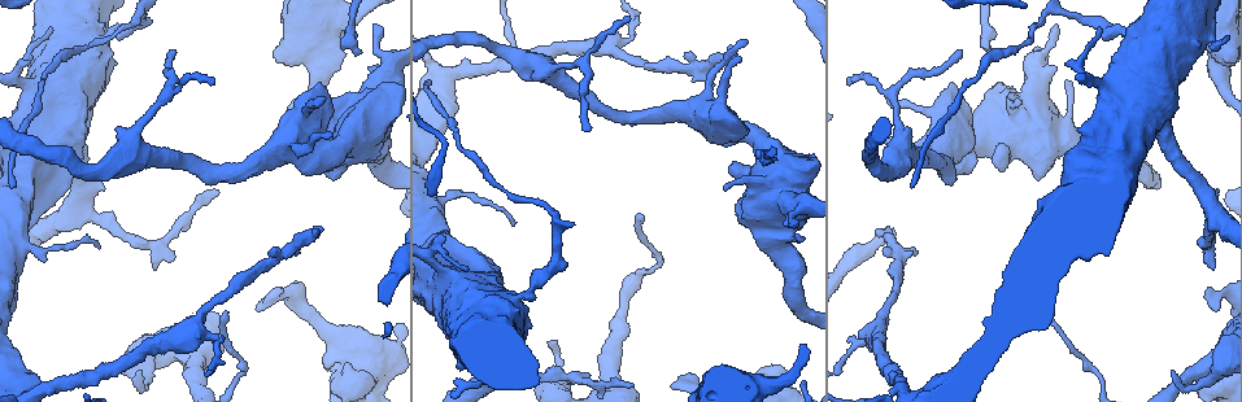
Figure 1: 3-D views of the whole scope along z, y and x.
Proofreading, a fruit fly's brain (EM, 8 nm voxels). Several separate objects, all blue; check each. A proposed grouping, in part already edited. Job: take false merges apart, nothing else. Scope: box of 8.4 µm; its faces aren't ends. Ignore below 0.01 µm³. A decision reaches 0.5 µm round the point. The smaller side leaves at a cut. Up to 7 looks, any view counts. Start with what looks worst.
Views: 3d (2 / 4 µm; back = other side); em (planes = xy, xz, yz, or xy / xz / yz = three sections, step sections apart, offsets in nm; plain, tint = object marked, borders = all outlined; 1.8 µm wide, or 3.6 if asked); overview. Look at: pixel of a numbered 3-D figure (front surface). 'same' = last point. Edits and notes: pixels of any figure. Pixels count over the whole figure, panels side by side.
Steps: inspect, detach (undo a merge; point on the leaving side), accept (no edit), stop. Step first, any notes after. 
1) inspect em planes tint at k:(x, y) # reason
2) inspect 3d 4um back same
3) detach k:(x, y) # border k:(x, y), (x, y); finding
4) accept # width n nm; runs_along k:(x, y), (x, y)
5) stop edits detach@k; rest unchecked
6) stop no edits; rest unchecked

inspect em 3.6um planes plain at 1:(511, 303) # thick turns thin

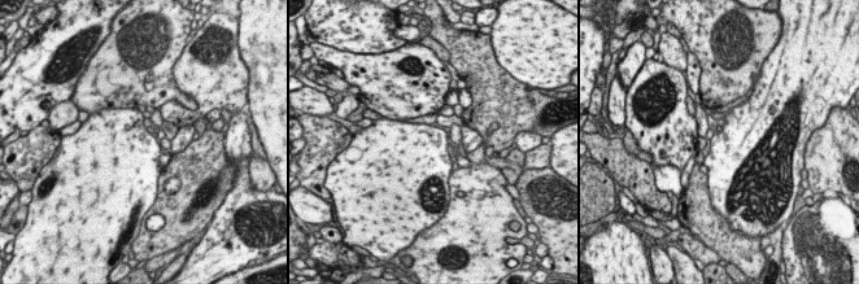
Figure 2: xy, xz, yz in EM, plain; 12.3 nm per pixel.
inspect em 3.6um planes tint same

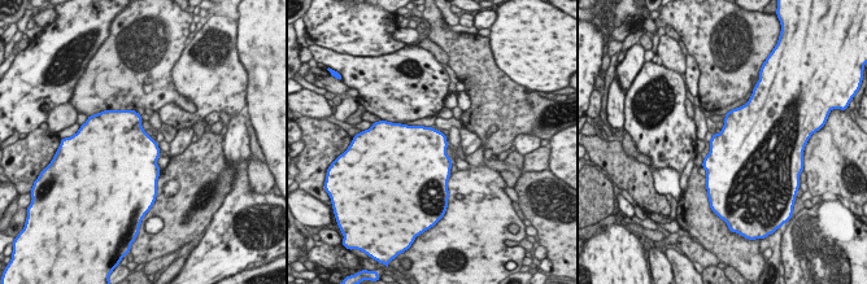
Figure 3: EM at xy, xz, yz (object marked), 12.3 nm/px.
accept # all the same neuron

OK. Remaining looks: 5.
inspect em planes plain at 1:(1042, 134) # sharp bend

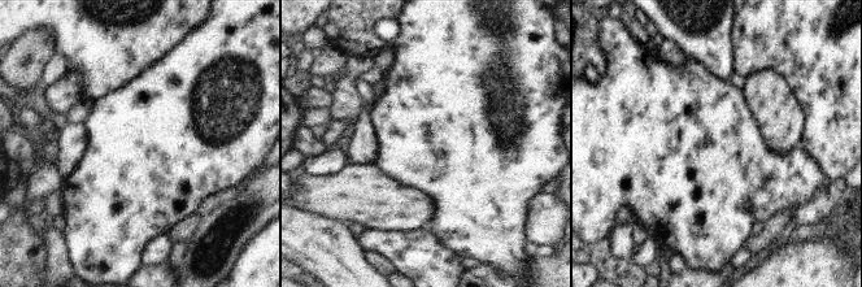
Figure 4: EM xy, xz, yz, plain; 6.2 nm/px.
inspect em planes tint same

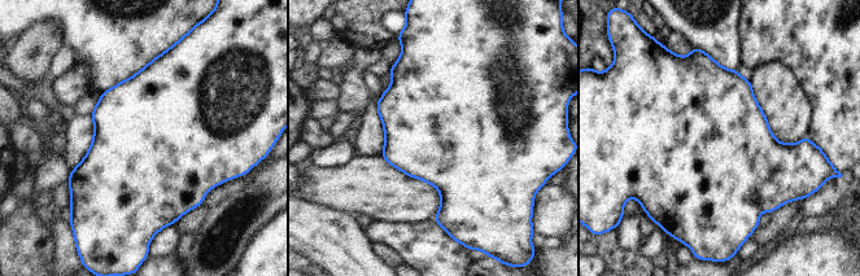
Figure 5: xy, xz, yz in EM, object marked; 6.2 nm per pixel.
accept # all the same neuron

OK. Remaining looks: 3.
inspect em yz step 4 tint at 1:(894, 93) # branch point

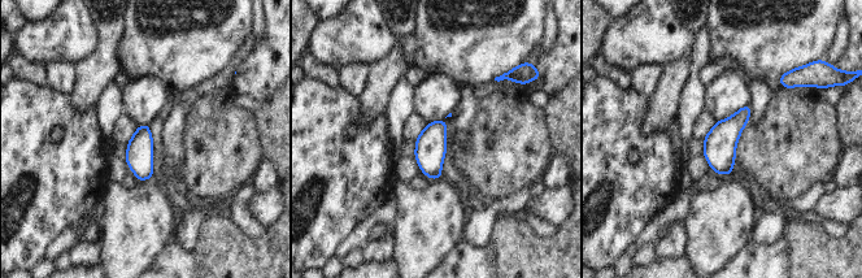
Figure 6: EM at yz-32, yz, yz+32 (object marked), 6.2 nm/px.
inspect em planes tint same

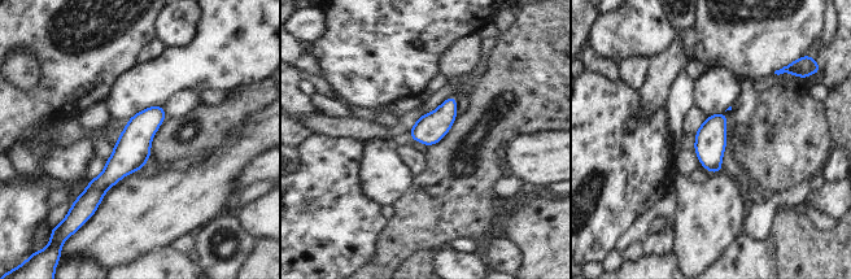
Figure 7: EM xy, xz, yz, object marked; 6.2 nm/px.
accept # runs_along 7:(158, 109), (95, 191), (95, 201); one neuron here

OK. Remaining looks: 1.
stop no edits; rest unchecked

